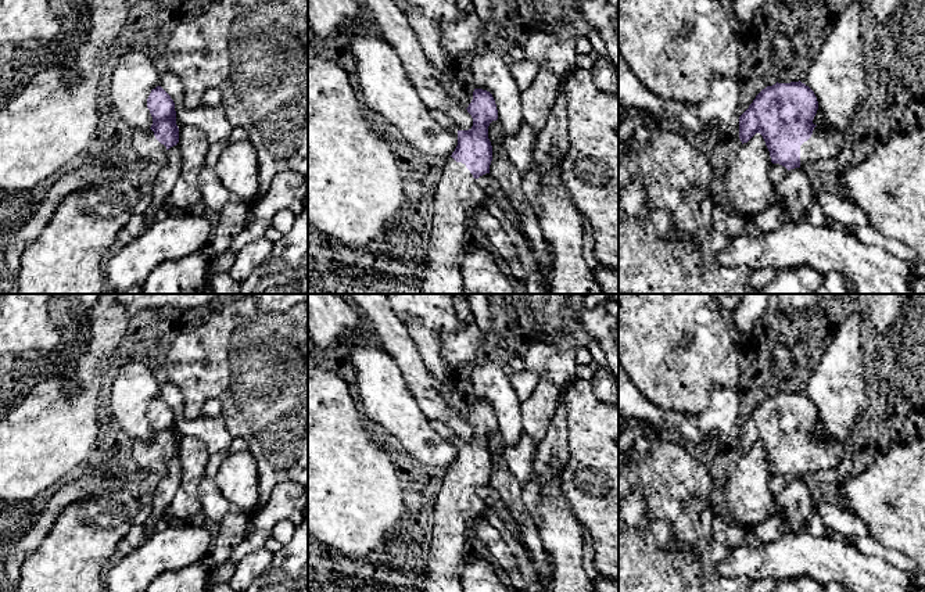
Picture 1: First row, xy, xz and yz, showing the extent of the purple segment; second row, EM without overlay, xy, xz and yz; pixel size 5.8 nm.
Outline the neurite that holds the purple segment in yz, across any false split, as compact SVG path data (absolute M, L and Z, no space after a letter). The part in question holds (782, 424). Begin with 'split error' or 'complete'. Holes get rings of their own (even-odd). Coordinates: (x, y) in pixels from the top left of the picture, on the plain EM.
split error; M775 394L763 399L739 427L739 449L747 453L760 444L770 462L771 473L788 481L807 478L840 466L854 449L868 449L874 455L896 442L903 434L883 438L881 431L864 433L858 444L847 444L829 437L814 435L818 420L814 402L804 394Z

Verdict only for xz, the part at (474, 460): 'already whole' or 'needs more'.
needs more

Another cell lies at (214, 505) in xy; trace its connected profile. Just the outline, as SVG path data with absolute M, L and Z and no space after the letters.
M208 474L201 478L198 498L201 512L205 514L207 521L214 525L218 525L229 512L234 510L234 506L222 495L215 478Z

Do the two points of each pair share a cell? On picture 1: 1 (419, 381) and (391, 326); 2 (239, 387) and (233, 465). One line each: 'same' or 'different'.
1: same
2: different

